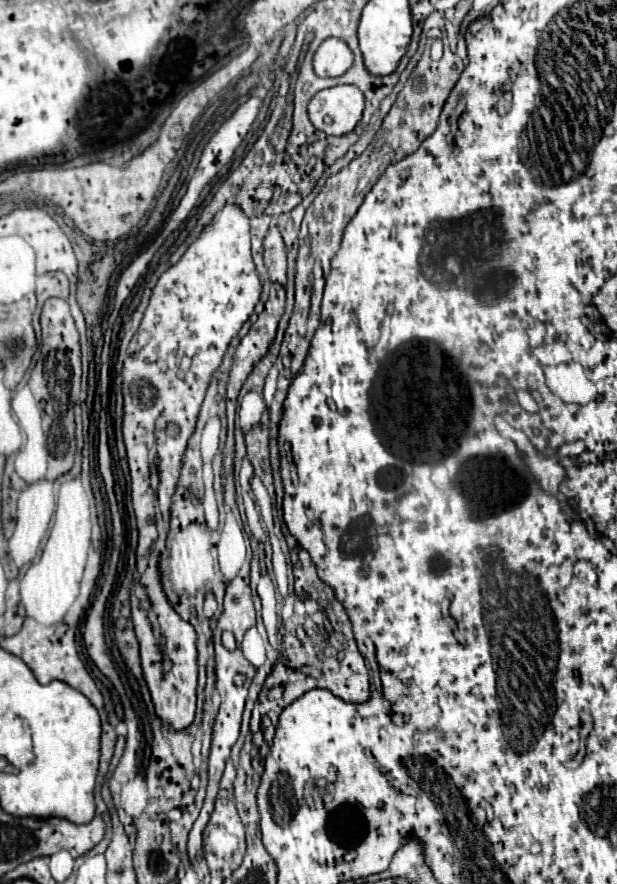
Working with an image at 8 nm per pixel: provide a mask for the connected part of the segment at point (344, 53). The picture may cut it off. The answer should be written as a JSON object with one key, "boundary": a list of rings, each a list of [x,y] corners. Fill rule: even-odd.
{"boundary":[[[327,38],[315,52],[313,68],[317,76],[343,76],[353,64],[353,52],[343,40]]]}

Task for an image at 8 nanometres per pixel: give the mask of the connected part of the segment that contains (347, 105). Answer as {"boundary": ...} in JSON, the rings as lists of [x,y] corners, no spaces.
{"boundary":[[[333,86],[317,92],[309,102],[309,120],[317,130],[345,136],[361,122],[365,108],[363,92],[355,86]]]}

